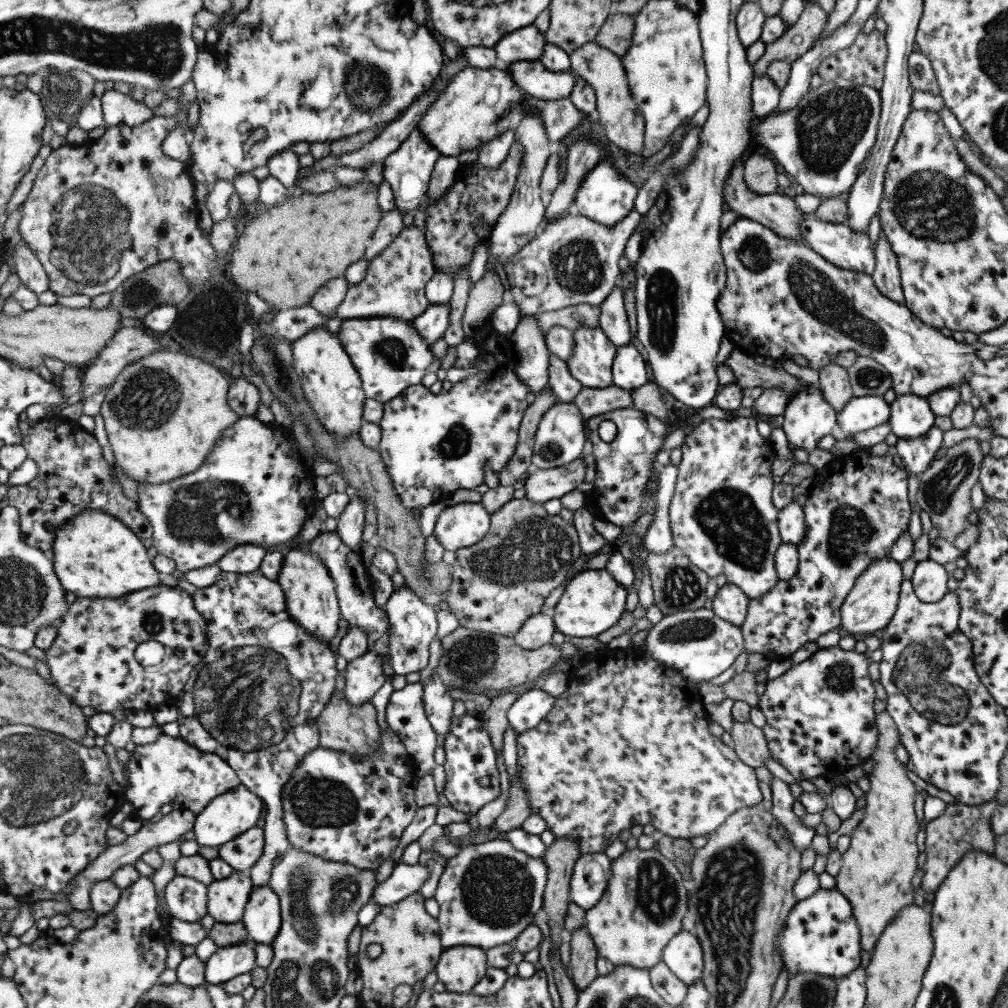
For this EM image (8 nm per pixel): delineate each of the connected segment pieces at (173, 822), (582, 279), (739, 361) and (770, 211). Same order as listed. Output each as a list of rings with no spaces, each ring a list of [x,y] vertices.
[[[173,808],[170,813],[163,815],[155,823],[146,822],[139,828],[134,835],[131,835],[123,844],[111,846],[109,845],[105,852],[102,852],[91,864],[87,865],[83,871],[76,874],[74,880],[74,889],[68,896],[68,903],[73,909],[80,911],[87,910],[92,907],[91,889],[103,880],[110,880],[113,873],[122,866],[135,865],[142,856],[150,850],[159,848],[159,845],[167,843],[175,843],[181,840],[183,834],[187,834],[189,830],[194,830],[196,825],[196,814],[192,810]]]
[[[631,210],[621,222],[608,227],[599,222],[591,222],[589,218],[569,213],[547,223],[541,234],[537,234],[528,245],[521,246],[521,250],[503,264],[507,284],[510,286],[510,291],[506,291],[506,294],[511,301],[518,303],[519,320],[529,315],[560,310],[575,304],[600,306],[607,294],[616,286],[620,275],[617,260],[623,255],[625,244],[641,217],[635,210]]]
[[[733,349],[722,364],[729,367],[733,373],[734,382],[744,391],[747,388],[753,388],[753,386],[761,386],[763,389],[779,387],[791,396],[809,385],[817,388],[817,383],[801,383],[783,371],[781,367],[765,366],[759,360],[748,357],[737,349]]]
[[[739,158],[735,161],[733,169],[729,171],[725,183],[723,183],[723,191],[721,191],[721,198],[727,204],[729,211],[735,212],[738,217],[752,219],[754,222],[759,223],[771,230],[771,233],[777,233],[777,237],[781,239],[789,239],[795,243],[802,243],[801,234],[799,234],[798,226],[801,223],[801,212],[795,206],[793,198],[789,196],[781,196],[781,194],[755,194],[745,185],[743,181],[744,174],[744,161]]]

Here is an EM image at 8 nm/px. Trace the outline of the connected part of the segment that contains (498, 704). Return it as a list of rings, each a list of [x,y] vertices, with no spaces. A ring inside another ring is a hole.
[[[505,694],[491,700],[489,708],[482,714],[483,722],[489,730],[494,747],[497,753],[503,750],[503,738],[505,738],[506,730],[506,710],[517,700],[519,695]]]

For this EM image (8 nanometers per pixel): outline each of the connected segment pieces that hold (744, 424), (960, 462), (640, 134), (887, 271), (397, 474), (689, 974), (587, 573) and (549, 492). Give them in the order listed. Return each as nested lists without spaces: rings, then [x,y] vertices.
[[[739,412],[733,414],[731,419],[715,419],[707,418],[701,420],[699,425],[695,427],[687,436],[685,436],[683,444],[681,444],[681,460],[676,466],[676,481],[674,489],[670,496],[668,504],[668,523],[672,534],[673,545],[681,549],[681,552],[692,562],[699,570],[702,570],[709,578],[715,578],[719,574],[725,575],[725,580],[730,585],[737,585],[745,596],[749,599],[762,597],[766,590],[778,581],[776,570],[774,569],[774,552],[781,544],[777,526],[778,509],[771,503],[771,462],[776,458],[776,455],[771,450],[767,438],[763,438],[756,429],[757,420],[754,419],[754,413]]]
[[[965,438],[948,448],[939,460],[931,464],[919,476],[919,486],[915,493],[916,504],[930,516],[932,526],[938,529],[938,536],[951,544],[956,534],[967,526],[966,516],[972,511],[969,490],[978,480],[978,470],[982,455],[976,438]]]
[[[595,41],[578,46],[568,54],[568,57],[570,71],[593,89],[597,116],[605,132],[605,138],[624,152],[640,154],[644,138],[644,118],[630,95],[620,57],[607,48],[599,46]]]
[[[881,230],[872,253],[874,254],[875,264],[871,277],[875,288],[882,295],[885,295],[885,298],[903,305],[900,272],[896,257],[893,255],[893,252],[891,252],[889,244],[885,242],[885,236],[883,236]]]
[[[491,319],[485,321],[472,337],[482,352],[482,362],[477,363],[480,372],[475,376],[453,383],[449,392],[444,394],[433,394],[429,387],[423,385],[410,386],[399,397],[384,404],[384,417],[380,424],[383,441],[379,452],[393,479],[396,493],[411,510],[421,510],[443,501],[455,490],[481,486],[485,482],[487,468],[500,474],[516,453],[520,422],[529,405],[528,390],[515,373],[515,353],[508,336],[498,335],[491,324]]]
[[[681,929],[662,948],[663,964],[683,984],[695,982],[702,975],[702,950],[693,933]]]
[[[585,569],[573,577],[569,586],[565,586],[559,602],[555,603],[552,614],[553,624],[557,631],[566,638],[579,636],[595,637],[607,628],[611,628],[621,614],[624,613],[625,596],[628,592],[622,584],[619,584],[605,569]]]
[[[579,458],[568,462],[567,465],[555,468],[531,468],[525,479],[525,498],[531,502],[542,504],[551,498],[561,498],[567,492],[575,489],[584,481],[585,462]]]

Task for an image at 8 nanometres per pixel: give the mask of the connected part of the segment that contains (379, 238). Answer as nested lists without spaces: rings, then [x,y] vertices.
[[[397,209],[384,212],[381,226],[377,227],[377,234],[371,238],[368,244],[369,250],[365,256],[367,260],[371,261],[376,256],[381,255],[385,249],[393,244],[393,241],[397,240],[405,228],[403,215],[403,212],[399,212]]]

